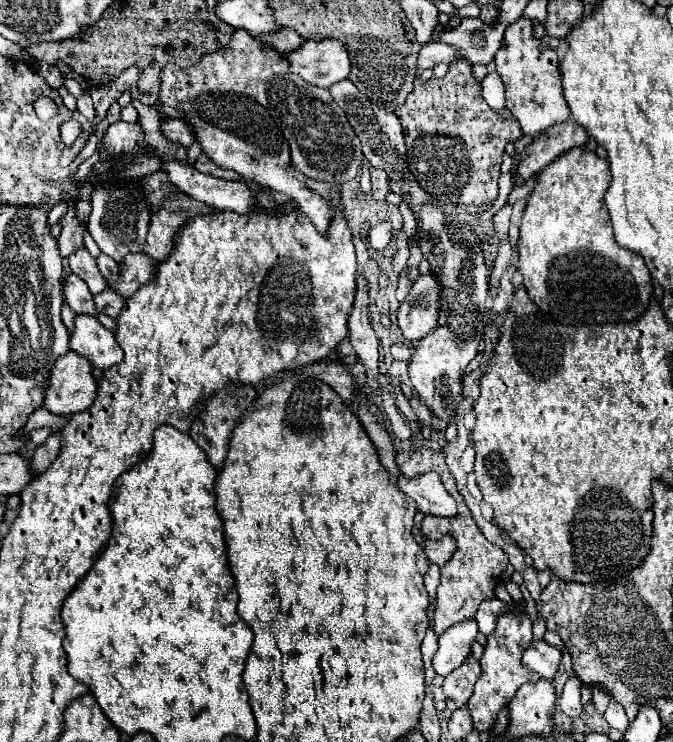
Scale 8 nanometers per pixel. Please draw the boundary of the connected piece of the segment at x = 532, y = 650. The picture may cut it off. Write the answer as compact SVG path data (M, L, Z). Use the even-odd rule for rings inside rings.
M532 641L530 647L523 653L522 665L538 673L540 679L552 681L558 671L560 659L562 659L560 649L548 645L546 641Z

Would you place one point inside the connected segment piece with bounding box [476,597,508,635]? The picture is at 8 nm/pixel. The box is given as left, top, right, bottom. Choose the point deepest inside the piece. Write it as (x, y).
(490, 609)

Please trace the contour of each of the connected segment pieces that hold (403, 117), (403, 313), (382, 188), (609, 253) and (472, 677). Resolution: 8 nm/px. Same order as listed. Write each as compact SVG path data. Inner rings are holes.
M456 59L442 79L432 77L424 81L422 77L416 77L412 93L404 105L396 107L396 115L404 125L404 139L410 153L410 171L424 191L428 191L432 197L442 195L442 201L458 205L482 205L492 203L498 197L498 177L504 147L510 141L518 141L524 133L518 121L514 121L506 109L504 113L496 113L486 105L480 93L480 81L474 77L468 61Z
M434 271L418 275L404 303L398 309L398 327L406 339L422 339L438 325L440 279Z
M370 169L372 175L372 189L374 189L374 199L376 201L386 201L388 193L390 193L390 185L388 185L388 177L382 169Z
M576 147L546 165L536 179L534 191L530 193L520 225L518 271L524 277L528 297L542 313L562 325L632 323L640 319L650 305L652 277L648 267L636 253L616 245L612 235L612 223L604 203L604 193L610 187L610 181L612 175L608 161L600 159L586 147Z
M468 655L468 661L464 661L464 665L460 665L460 669L454 669L444 679L442 689L462 709L462 707L466 707L468 699L472 697L478 677L480 677L480 663L472 655Z

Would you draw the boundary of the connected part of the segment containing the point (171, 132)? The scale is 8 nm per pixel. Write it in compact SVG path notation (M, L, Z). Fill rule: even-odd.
M176 117L176 119L168 119L162 121L162 131L170 141L178 141L184 147L190 147L196 139L194 129L188 125L188 121L184 121L184 117Z

